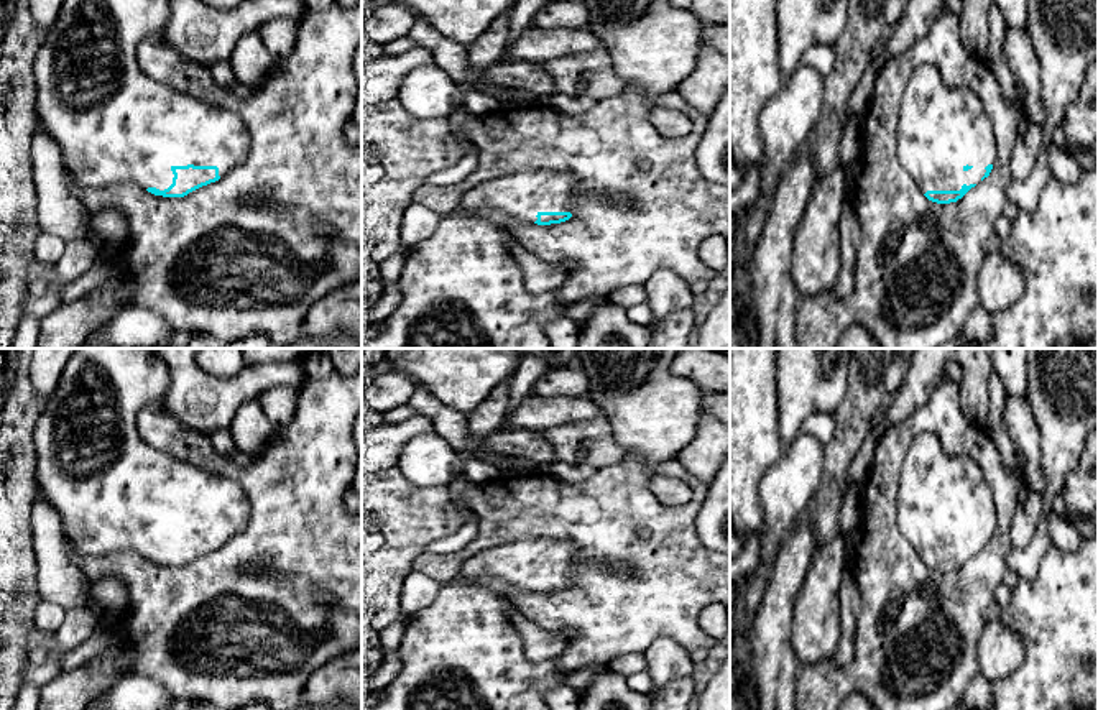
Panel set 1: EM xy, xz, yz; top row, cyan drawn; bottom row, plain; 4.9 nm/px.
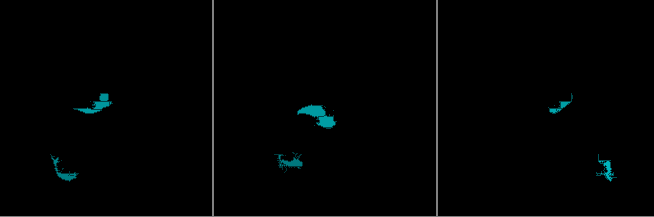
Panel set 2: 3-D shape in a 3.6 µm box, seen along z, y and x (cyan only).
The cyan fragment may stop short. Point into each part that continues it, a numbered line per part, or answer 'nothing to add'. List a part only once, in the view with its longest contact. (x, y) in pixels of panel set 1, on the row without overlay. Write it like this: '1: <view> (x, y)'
1: xy (115, 493)

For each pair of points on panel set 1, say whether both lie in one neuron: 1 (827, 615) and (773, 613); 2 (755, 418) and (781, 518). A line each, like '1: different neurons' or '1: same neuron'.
1: different neurons
2: different neurons

